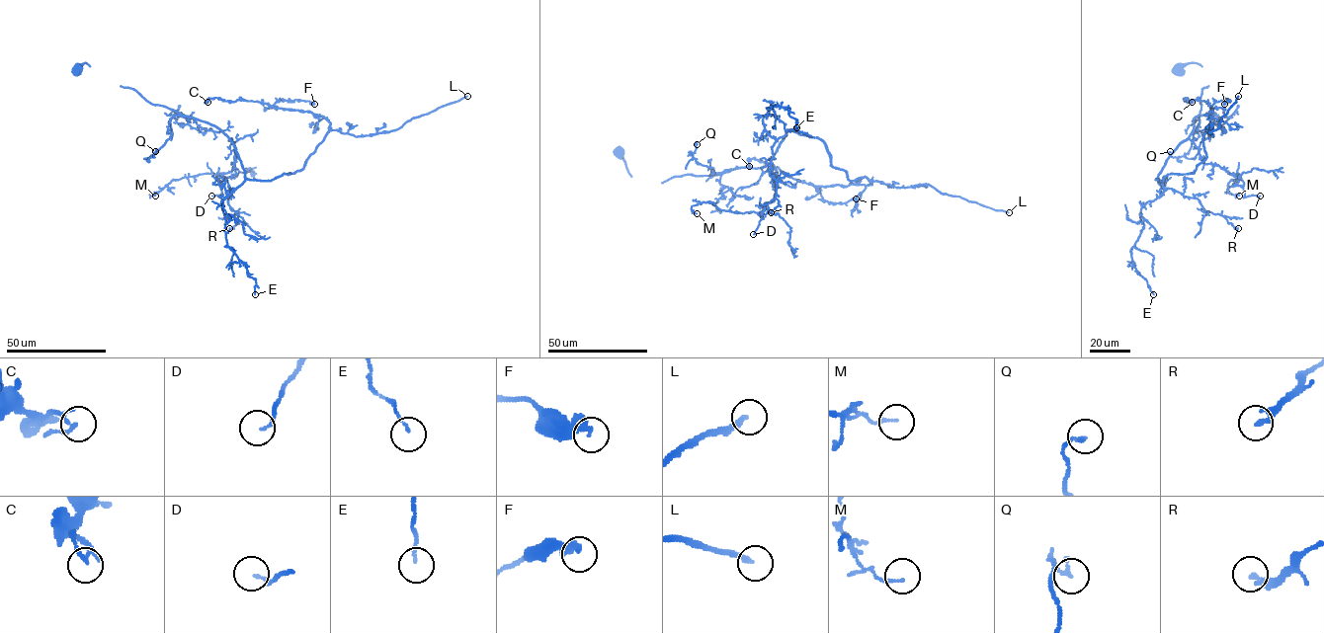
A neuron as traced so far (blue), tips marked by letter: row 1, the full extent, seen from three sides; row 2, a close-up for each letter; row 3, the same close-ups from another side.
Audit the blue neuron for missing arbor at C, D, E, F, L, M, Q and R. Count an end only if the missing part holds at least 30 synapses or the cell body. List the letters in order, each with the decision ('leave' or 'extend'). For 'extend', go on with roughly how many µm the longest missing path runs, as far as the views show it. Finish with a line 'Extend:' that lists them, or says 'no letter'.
C: leave
D: leave
E: leave
F: leave
L: extend; about 180 µm are missing
M: leave
Q: leave
R: leave
Extend: L

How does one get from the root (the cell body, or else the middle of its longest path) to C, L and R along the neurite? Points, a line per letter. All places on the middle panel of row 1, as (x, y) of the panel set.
C: (620, 154), (631, 176), (710, 176), (766, 166), (791, 130), (871, 184), (814, 186), (749, 166)
L: (620, 154), (631, 176), (710, 176), (766, 166), (791, 130), (819, 138), (850, 181), (929, 185), (1009, 212)
R: (620, 154), (631, 176), (663, 183), (766, 166), (786, 132), (772, 147), (769, 171), (779, 201), (771, 212)

